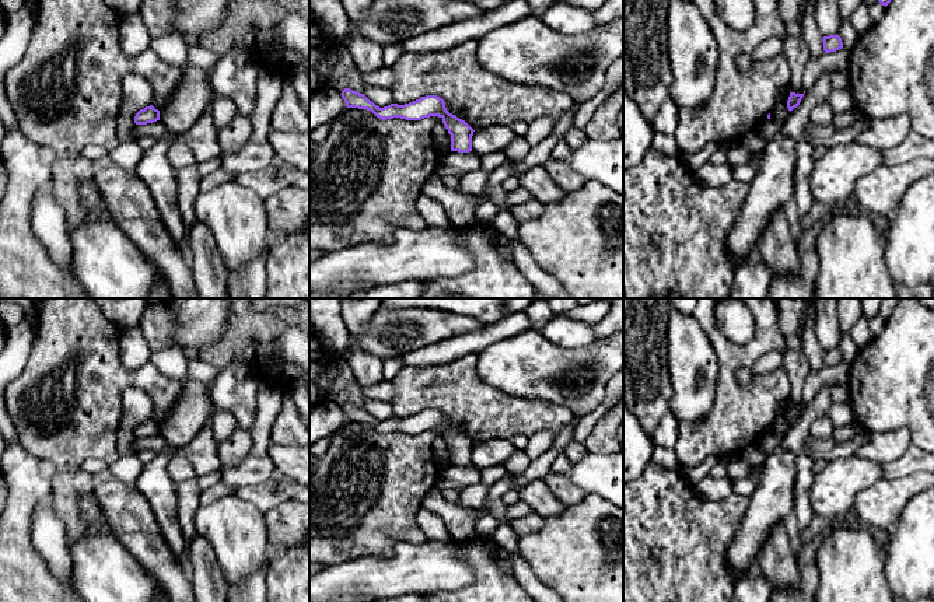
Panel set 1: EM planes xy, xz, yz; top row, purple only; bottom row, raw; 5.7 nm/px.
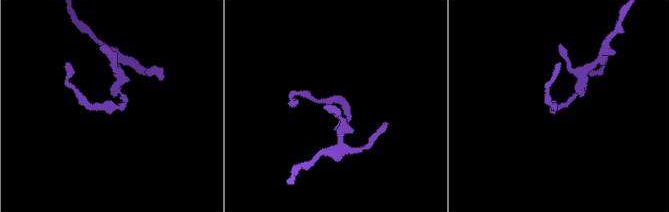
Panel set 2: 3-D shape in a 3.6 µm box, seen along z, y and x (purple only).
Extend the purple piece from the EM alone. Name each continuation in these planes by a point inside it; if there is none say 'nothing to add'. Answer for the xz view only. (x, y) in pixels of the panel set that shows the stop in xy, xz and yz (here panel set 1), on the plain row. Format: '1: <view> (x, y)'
nothing to add

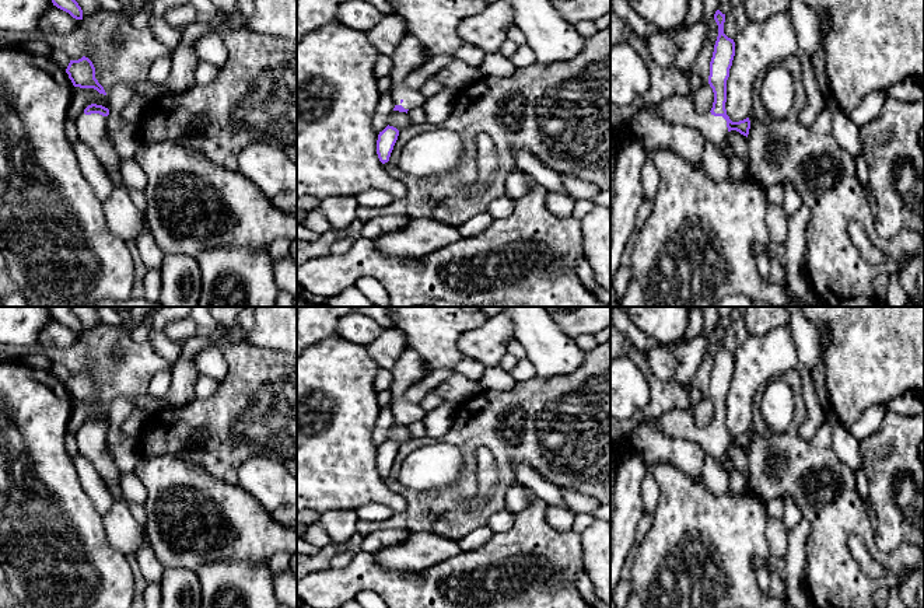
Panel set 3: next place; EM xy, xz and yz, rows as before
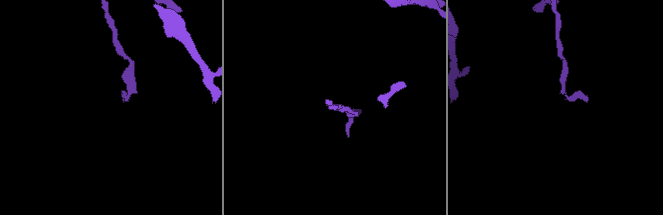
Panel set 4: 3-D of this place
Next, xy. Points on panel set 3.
1: xy (91, 441)

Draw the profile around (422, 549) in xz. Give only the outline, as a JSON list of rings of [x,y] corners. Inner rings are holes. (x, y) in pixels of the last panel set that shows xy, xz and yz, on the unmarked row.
[[[412,532],[399,546],[374,553],[375,559],[392,570],[420,572],[461,552],[456,541],[431,534]]]

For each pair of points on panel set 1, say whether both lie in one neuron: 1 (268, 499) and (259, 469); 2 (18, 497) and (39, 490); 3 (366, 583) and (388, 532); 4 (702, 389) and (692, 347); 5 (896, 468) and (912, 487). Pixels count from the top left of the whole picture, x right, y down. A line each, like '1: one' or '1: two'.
1: two
2: one
3: two
4: one
5: two

